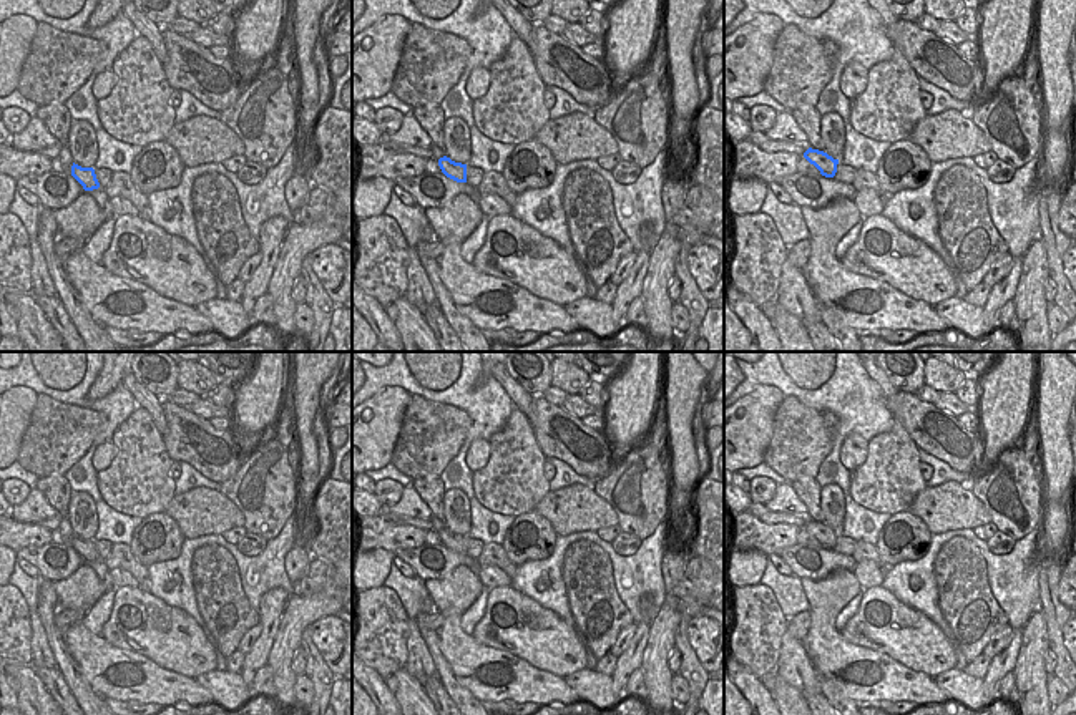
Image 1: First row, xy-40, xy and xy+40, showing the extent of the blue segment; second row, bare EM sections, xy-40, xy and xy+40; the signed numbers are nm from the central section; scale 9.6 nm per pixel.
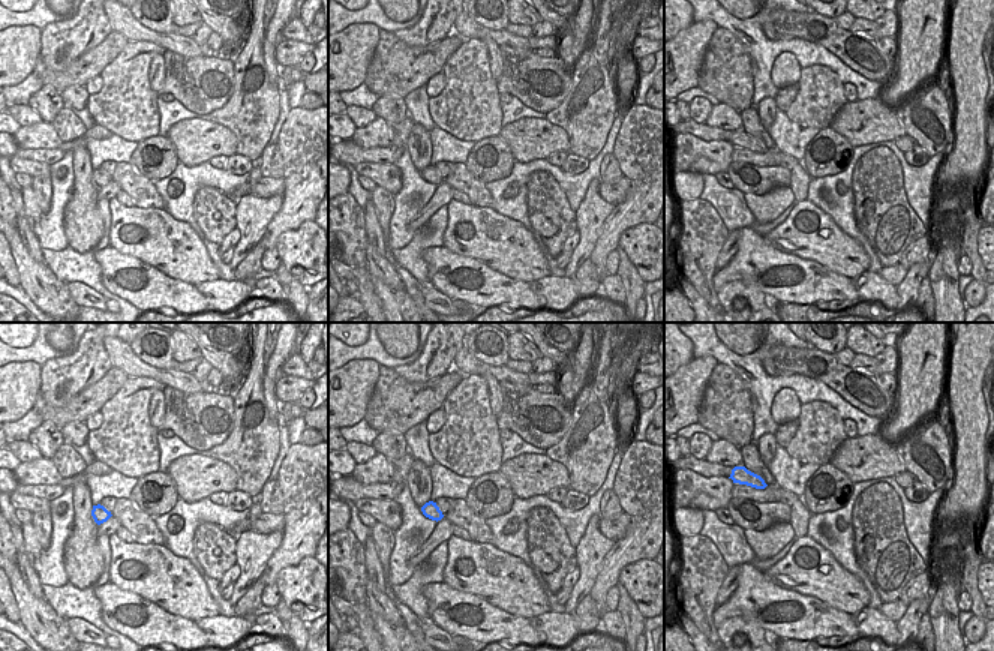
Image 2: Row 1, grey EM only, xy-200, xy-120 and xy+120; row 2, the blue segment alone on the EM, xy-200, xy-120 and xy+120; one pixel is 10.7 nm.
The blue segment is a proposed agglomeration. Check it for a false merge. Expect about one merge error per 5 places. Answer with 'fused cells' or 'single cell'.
single cell

